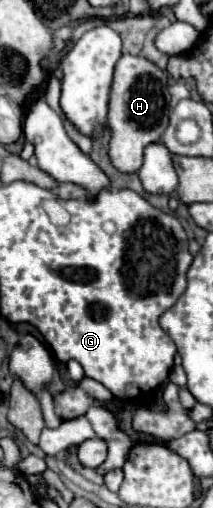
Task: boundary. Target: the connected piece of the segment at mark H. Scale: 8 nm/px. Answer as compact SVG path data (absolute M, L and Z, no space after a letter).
M124 54L116 68L114 68L114 80L110 88L110 100L108 100L108 116L106 126L110 130L110 142L108 142L108 156L116 170L124 174L134 174L142 166L142 154L144 148L152 142L158 142L168 126L168 74L160 70L156 64L142 56Z

